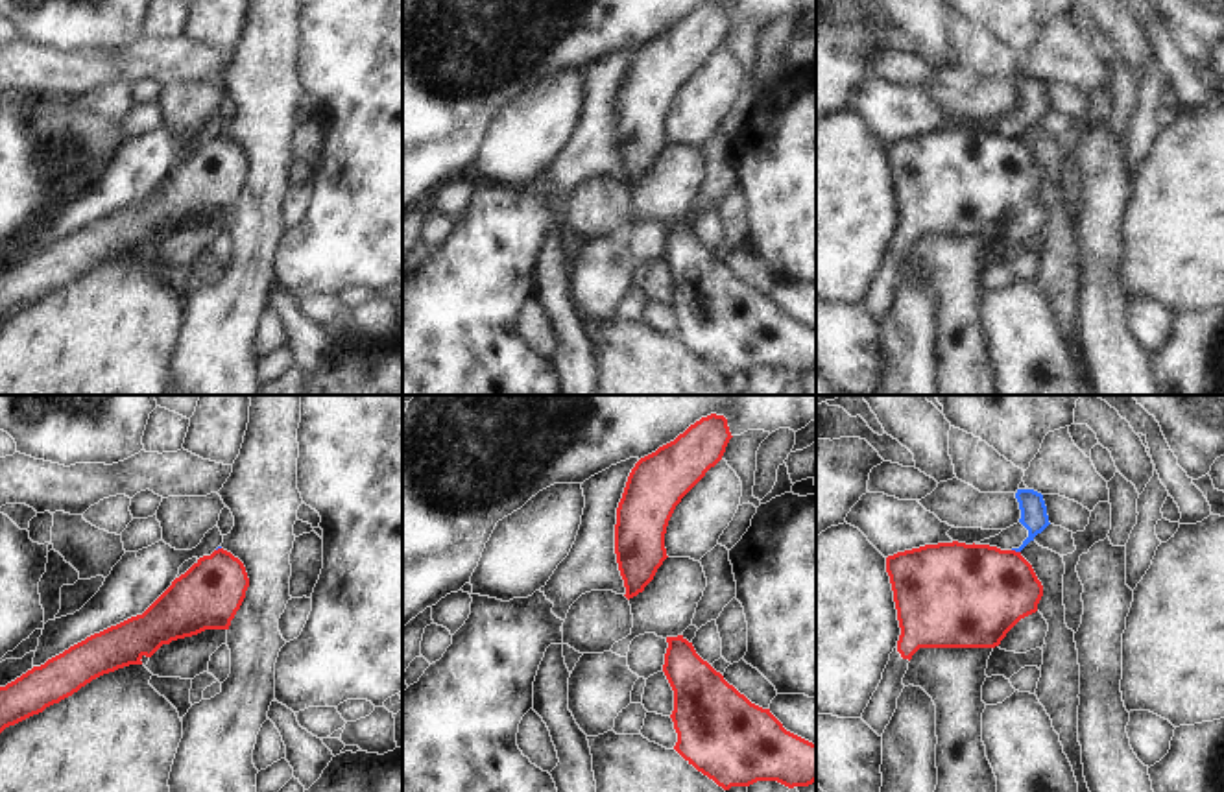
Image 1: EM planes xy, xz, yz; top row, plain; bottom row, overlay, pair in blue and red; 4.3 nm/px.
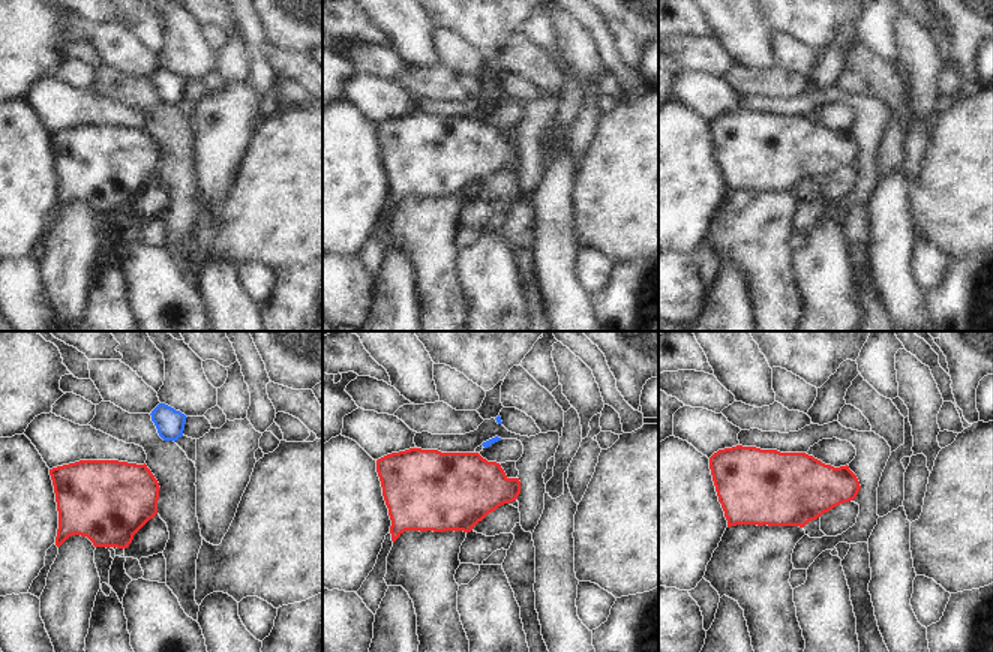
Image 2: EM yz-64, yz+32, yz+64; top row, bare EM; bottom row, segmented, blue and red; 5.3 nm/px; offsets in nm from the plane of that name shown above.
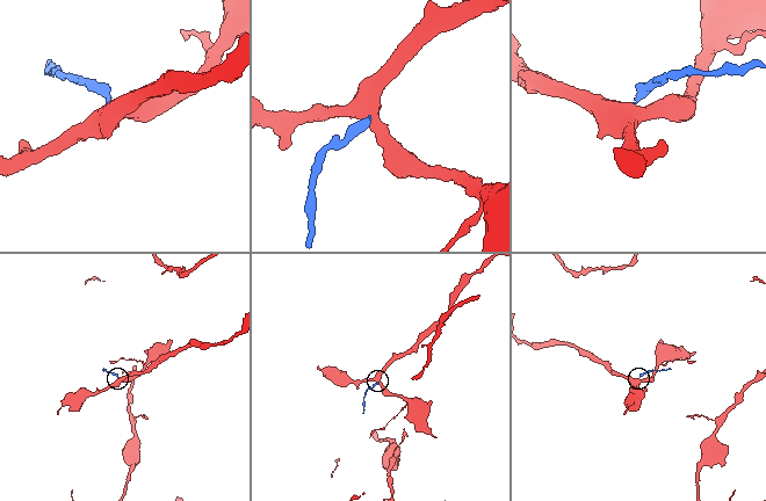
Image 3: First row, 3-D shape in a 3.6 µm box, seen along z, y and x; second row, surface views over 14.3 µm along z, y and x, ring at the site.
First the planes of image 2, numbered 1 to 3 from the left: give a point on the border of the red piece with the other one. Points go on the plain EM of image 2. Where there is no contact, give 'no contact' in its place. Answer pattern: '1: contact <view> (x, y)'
1: no contact
2: no contact
3: no contact

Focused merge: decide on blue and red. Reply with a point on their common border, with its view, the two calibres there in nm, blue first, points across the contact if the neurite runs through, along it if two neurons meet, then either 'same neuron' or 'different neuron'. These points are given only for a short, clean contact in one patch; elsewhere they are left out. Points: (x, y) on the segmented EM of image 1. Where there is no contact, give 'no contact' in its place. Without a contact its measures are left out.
yz (1016, 551) | 120/420 nm | along yz (1012, 549), (1020, 552) | different neuron

